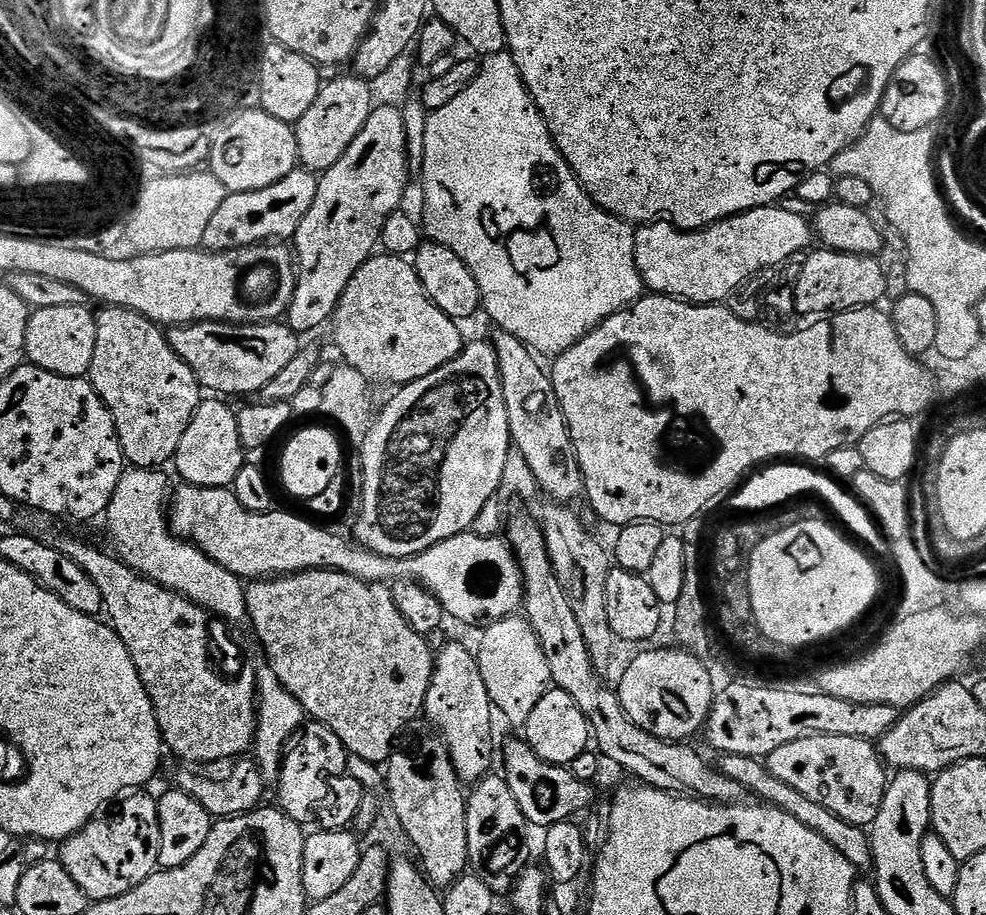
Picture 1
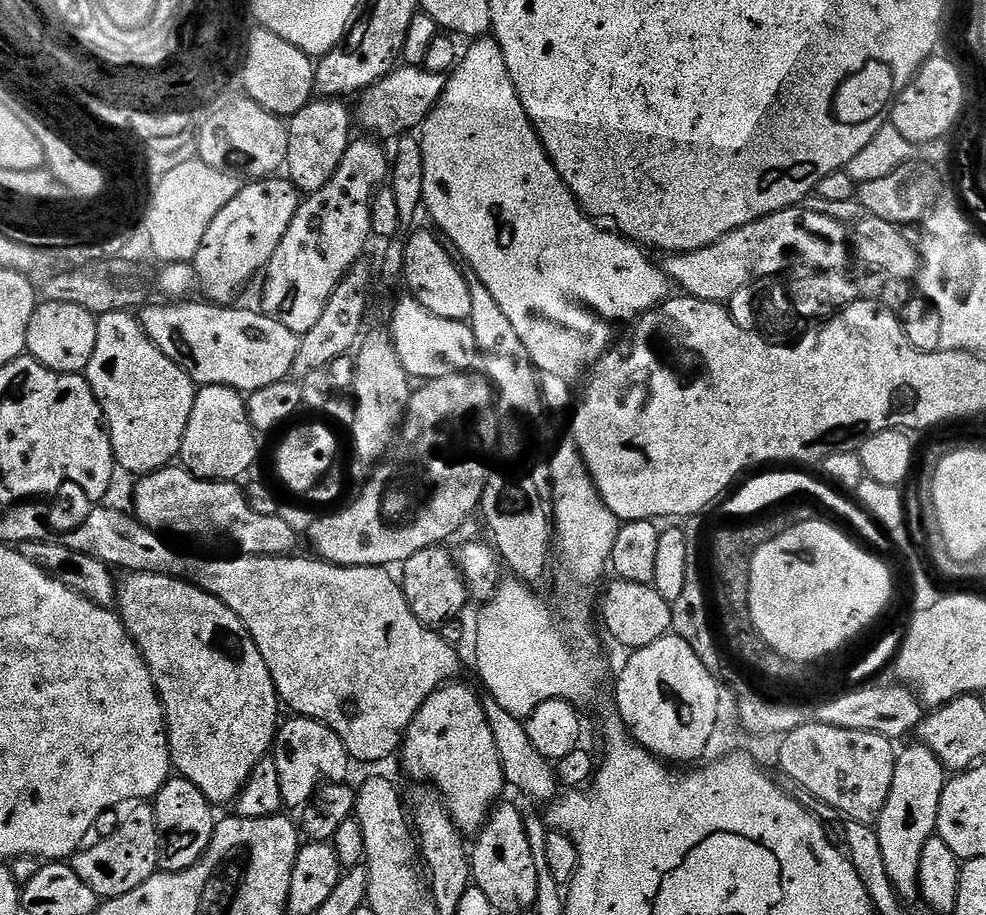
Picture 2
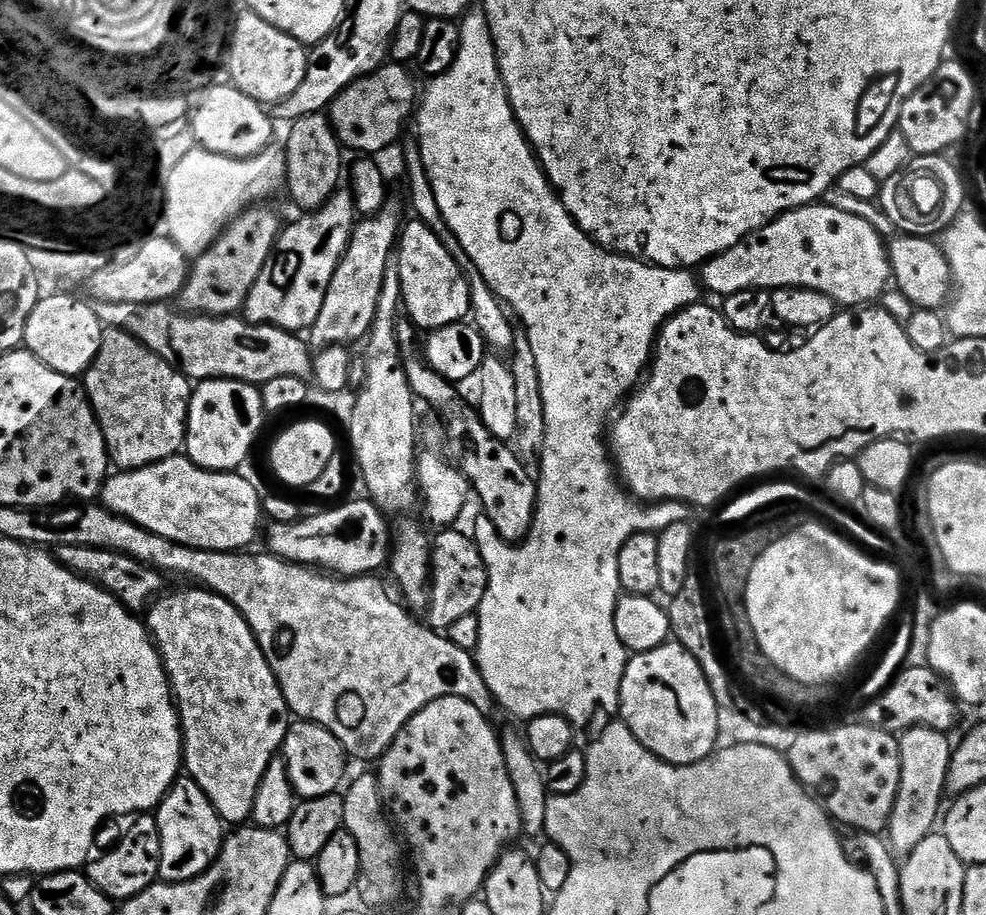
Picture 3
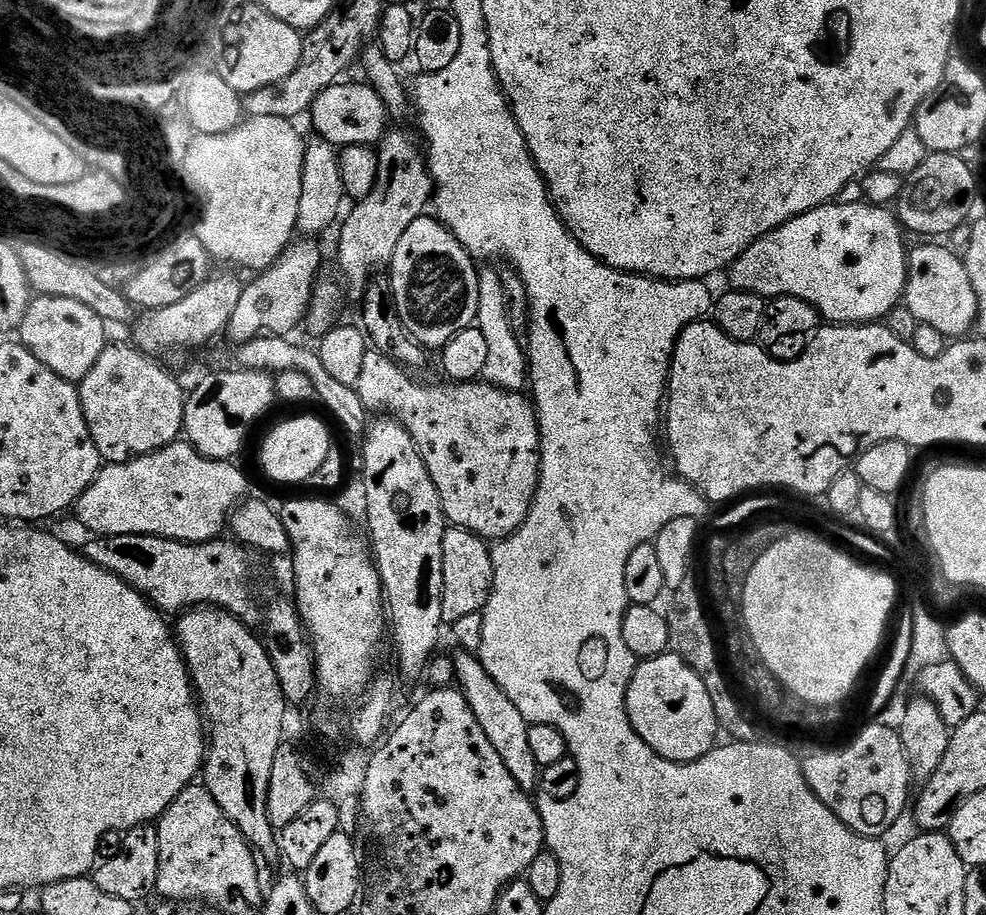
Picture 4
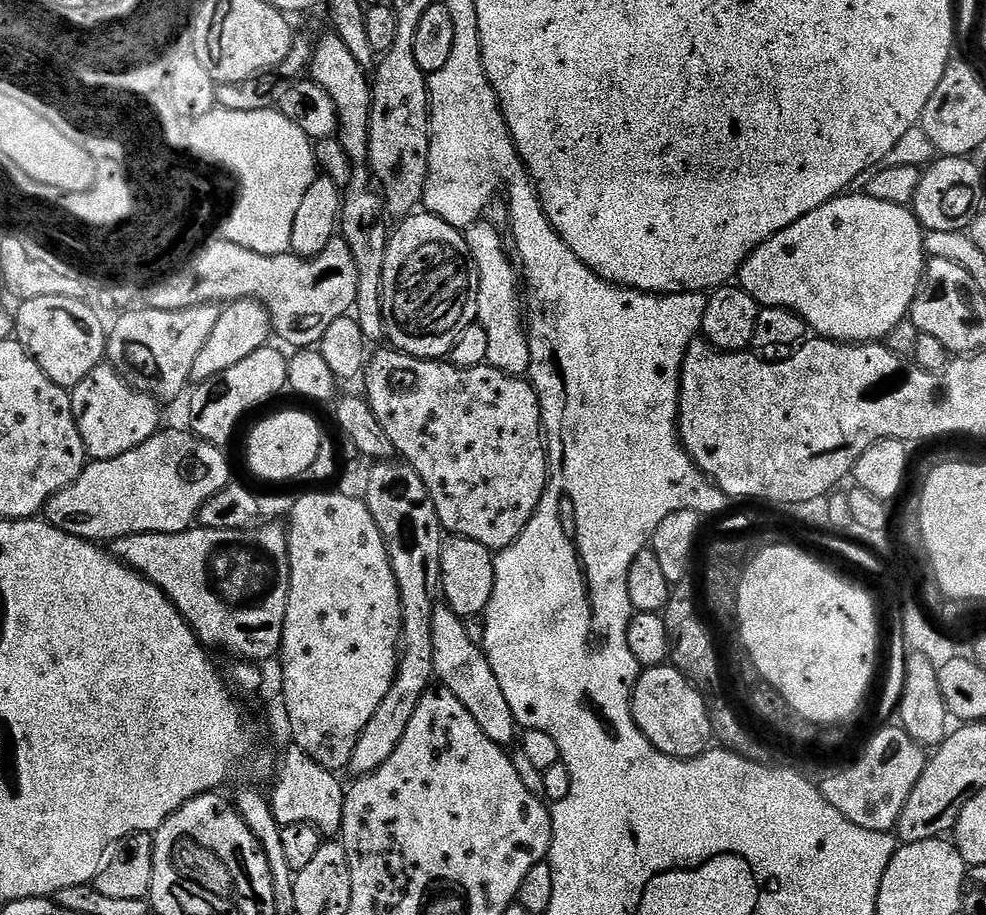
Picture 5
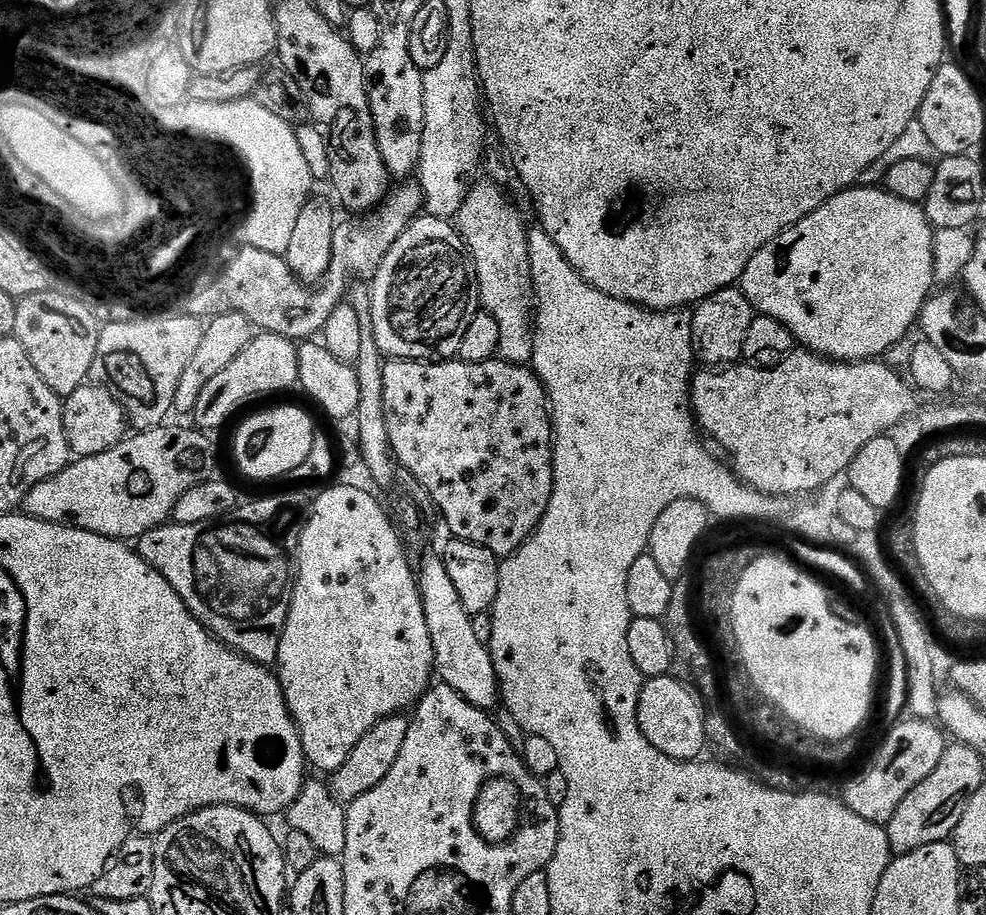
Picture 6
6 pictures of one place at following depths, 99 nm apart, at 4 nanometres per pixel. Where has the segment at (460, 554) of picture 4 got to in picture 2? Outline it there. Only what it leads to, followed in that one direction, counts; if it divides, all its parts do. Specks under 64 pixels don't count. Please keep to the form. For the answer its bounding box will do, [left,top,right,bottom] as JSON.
[402,546,470,626]

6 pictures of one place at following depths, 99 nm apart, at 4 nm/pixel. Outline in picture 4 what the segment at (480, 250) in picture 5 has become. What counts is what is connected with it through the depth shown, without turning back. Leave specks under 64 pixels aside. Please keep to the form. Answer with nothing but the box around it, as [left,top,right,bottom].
[475,267,530,392]

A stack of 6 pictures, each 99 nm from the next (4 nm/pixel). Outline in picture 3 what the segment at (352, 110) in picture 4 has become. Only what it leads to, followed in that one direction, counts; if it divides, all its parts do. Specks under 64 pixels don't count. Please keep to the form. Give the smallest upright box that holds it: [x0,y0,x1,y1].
[330,62,418,154]

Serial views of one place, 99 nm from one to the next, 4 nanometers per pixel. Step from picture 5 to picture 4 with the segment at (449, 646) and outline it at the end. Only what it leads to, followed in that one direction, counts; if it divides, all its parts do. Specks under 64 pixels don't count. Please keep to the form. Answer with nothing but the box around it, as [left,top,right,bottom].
[452,651,540,794]

